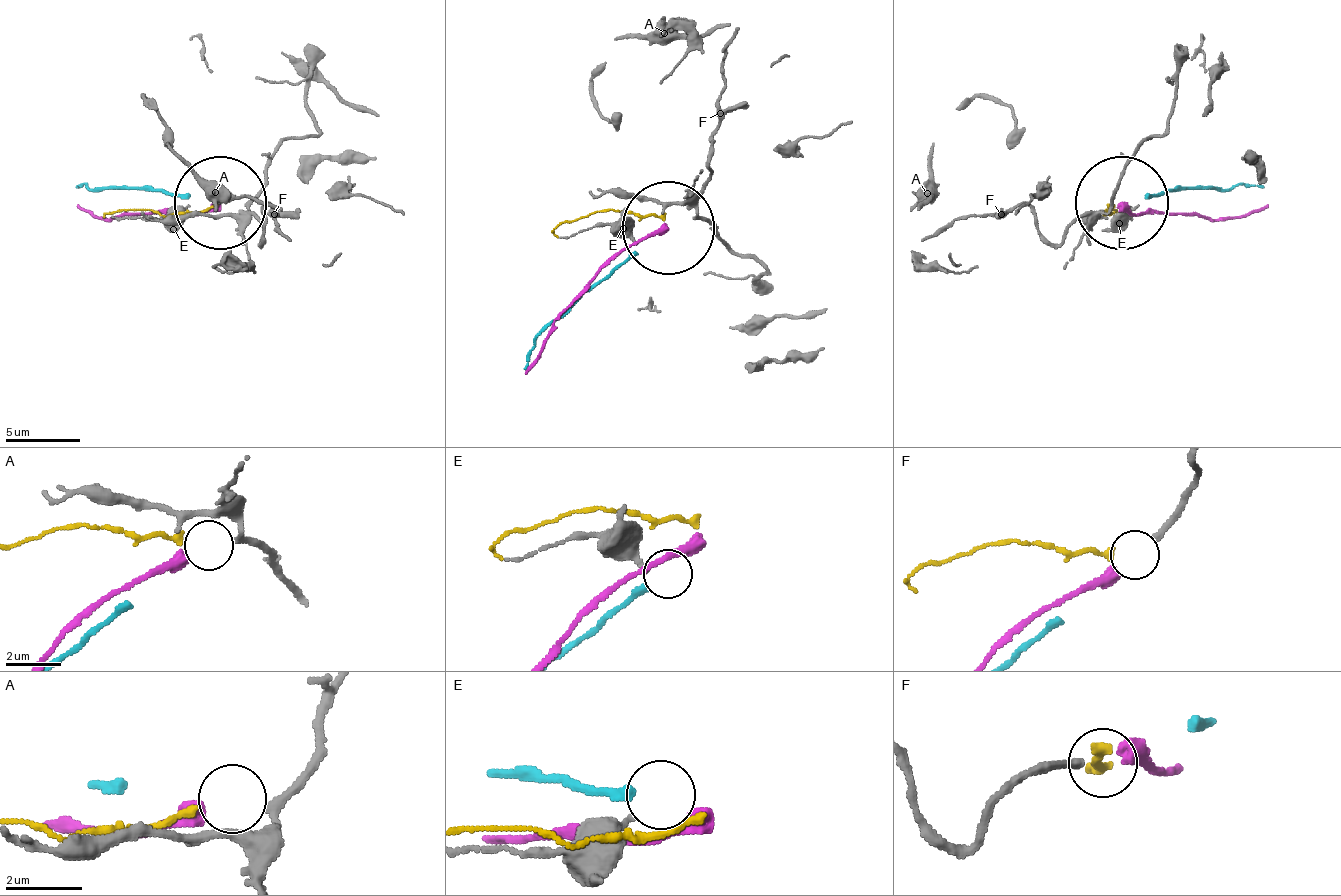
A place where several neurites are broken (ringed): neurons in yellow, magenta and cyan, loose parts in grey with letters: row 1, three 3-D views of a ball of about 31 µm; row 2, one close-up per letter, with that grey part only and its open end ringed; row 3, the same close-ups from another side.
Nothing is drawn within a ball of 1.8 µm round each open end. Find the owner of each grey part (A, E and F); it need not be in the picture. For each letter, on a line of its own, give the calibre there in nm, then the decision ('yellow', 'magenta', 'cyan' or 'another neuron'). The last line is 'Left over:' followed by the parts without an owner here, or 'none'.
A: calibre 200 nm; yellow
E: calibre 200 nm; another neuron
F: calibre 220 nm; magenta
Left over: E

